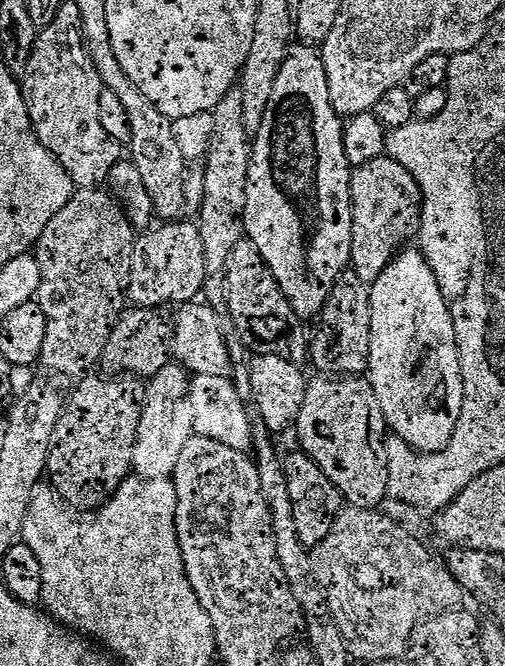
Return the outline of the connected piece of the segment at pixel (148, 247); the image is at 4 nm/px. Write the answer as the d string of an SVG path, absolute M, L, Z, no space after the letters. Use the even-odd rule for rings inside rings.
M196 222L180 223L165 223L160 226L164 228L145 231L133 239L126 289L129 305L160 310L165 307L163 304L179 306L195 301L203 293L204 282L208 279L208 267L200 225Z

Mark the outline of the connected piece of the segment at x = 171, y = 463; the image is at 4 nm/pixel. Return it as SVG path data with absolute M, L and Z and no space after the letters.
M170 362L147 381L142 392L140 425L134 442L132 472L142 480L167 480L178 466L178 454L190 435L187 394L189 373L179 364Z

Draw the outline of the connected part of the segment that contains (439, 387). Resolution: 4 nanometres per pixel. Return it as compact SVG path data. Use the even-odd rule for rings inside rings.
M408 246L397 252L396 257L388 263L386 270L370 286L372 290L372 305L370 306L370 358L368 359L367 379L370 381L374 394L382 406L385 425L402 439L416 452L427 454L429 452L441 452L454 438L454 430L458 426L458 418L462 414L462 402L464 401L464 379L460 373L460 351L456 345L456 331L452 321L452 312L444 300L442 290L438 286L438 280L430 262L420 251L419 247Z

